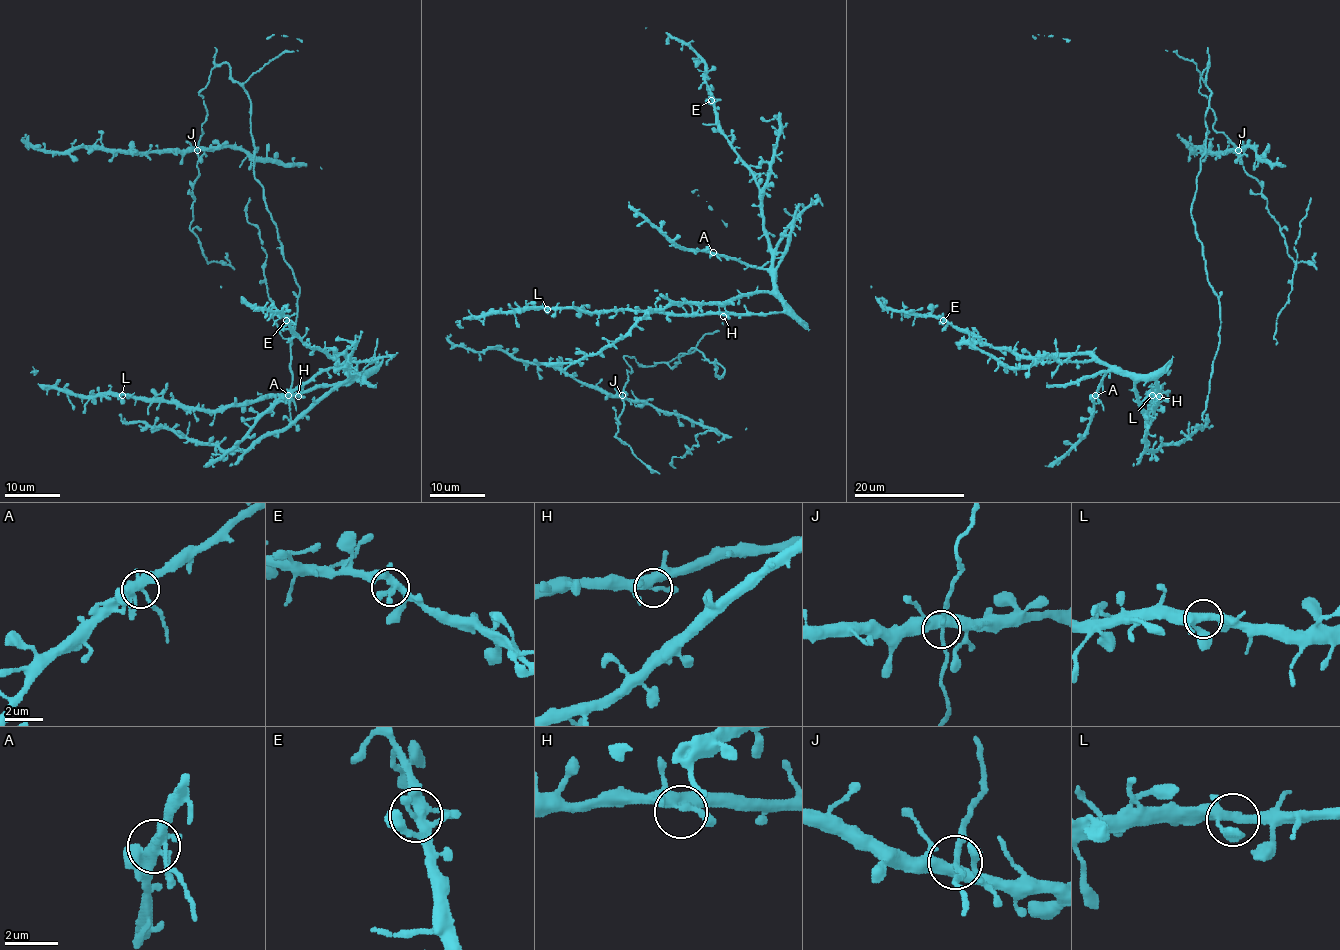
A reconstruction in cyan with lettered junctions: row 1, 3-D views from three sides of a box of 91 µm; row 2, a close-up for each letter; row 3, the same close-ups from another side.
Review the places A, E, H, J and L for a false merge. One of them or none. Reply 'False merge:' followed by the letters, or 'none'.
False merge: none

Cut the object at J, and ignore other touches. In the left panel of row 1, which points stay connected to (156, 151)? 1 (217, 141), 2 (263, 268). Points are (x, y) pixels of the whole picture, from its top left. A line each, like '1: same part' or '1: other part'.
1: same part
2: same part

